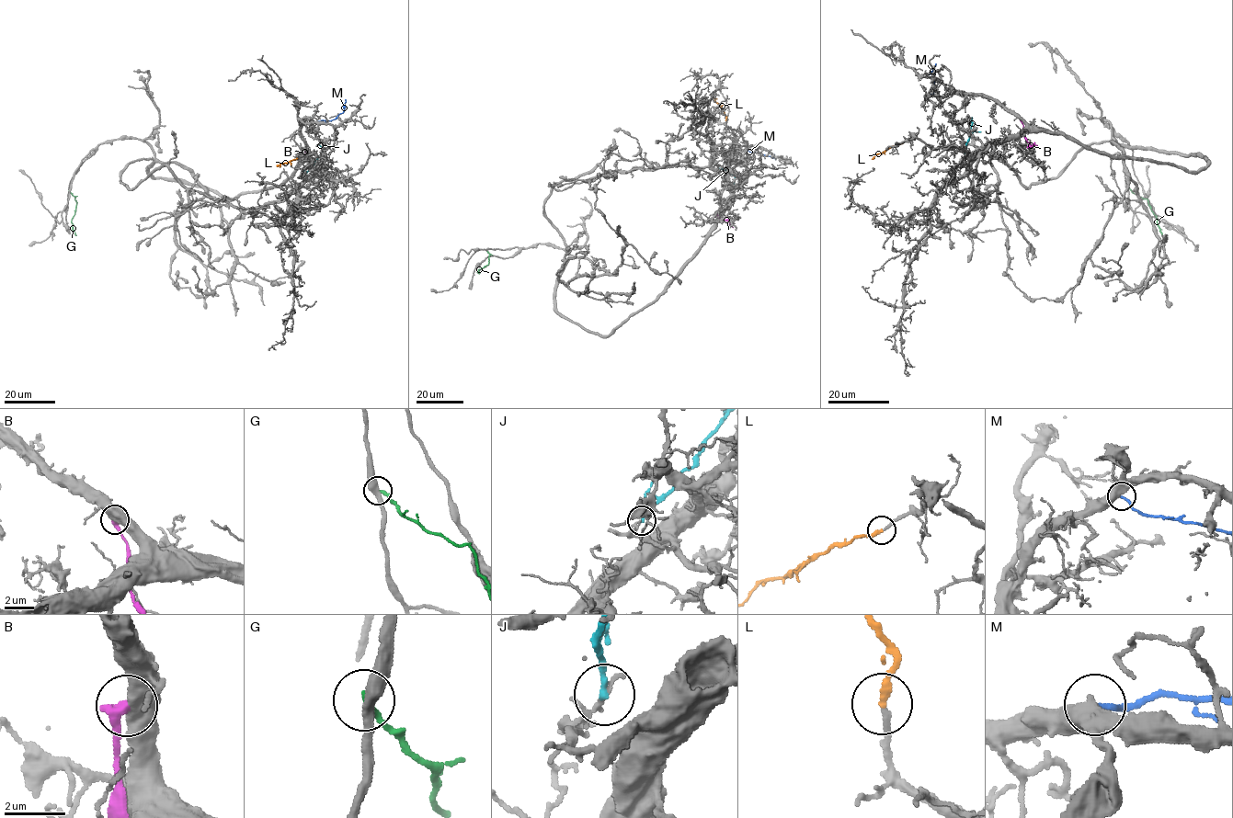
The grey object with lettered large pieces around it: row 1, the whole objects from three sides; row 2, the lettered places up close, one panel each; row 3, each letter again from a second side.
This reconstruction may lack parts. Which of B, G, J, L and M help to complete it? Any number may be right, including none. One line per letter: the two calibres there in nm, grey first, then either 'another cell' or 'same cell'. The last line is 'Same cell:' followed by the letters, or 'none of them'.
B: 550/440 nm | another cell
G: 400/170 nm | another cell
J: 130/200 nm | another cell
L: 200/260 nm | same cell
M: 500/180 nm | another cell
Same cell: L

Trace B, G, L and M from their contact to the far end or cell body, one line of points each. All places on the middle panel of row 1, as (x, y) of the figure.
B: (719, 212), (718, 217), (733, 227)
G: (486, 249), (489, 254), (488, 264), (478, 269), (479, 273)
L: (725, 120), (724, 111), (710, 94)
M: (747, 149), (776, 160)

